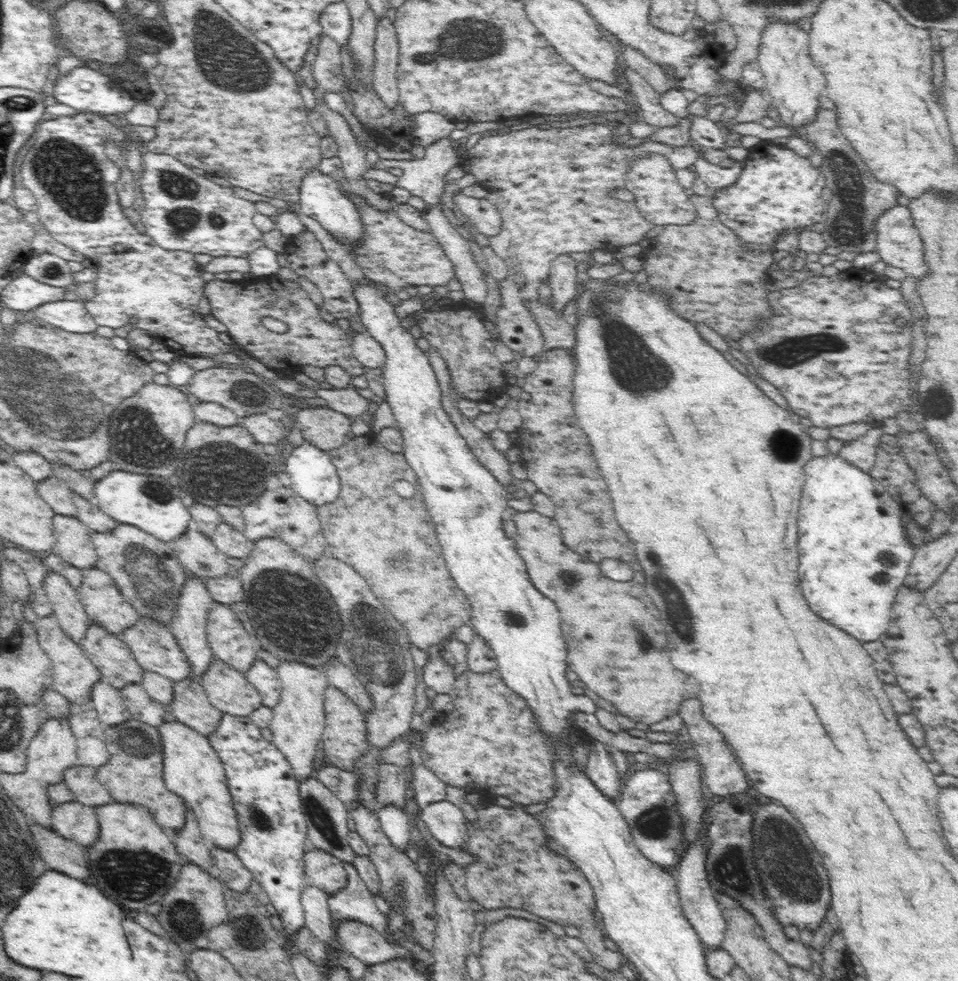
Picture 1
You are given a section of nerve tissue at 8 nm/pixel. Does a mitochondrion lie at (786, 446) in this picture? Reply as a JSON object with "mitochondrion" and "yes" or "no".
{"mitochondrion":"yes"}

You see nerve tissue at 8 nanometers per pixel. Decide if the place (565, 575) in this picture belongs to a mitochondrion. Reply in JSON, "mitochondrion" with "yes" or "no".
{"mitochondrion":"yes"}

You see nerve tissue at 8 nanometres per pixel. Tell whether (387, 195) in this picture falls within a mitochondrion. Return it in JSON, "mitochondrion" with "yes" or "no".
{"mitochondrion":"no"}

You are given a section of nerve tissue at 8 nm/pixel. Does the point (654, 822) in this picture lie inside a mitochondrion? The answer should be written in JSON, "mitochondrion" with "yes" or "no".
{"mitochondrion":"yes"}

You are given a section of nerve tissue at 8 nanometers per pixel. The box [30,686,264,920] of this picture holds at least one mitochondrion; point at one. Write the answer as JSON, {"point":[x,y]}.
{"point":[134,877]}

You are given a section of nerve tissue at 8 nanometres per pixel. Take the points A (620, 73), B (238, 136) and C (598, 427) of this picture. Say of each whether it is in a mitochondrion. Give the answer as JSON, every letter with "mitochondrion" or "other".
{"A":"other","B":"other","C":"other"}

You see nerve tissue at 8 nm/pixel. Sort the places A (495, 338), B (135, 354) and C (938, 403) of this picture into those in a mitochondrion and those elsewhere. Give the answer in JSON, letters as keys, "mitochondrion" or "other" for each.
{"A":"other","B":"other","C":"mitochondrion"}

